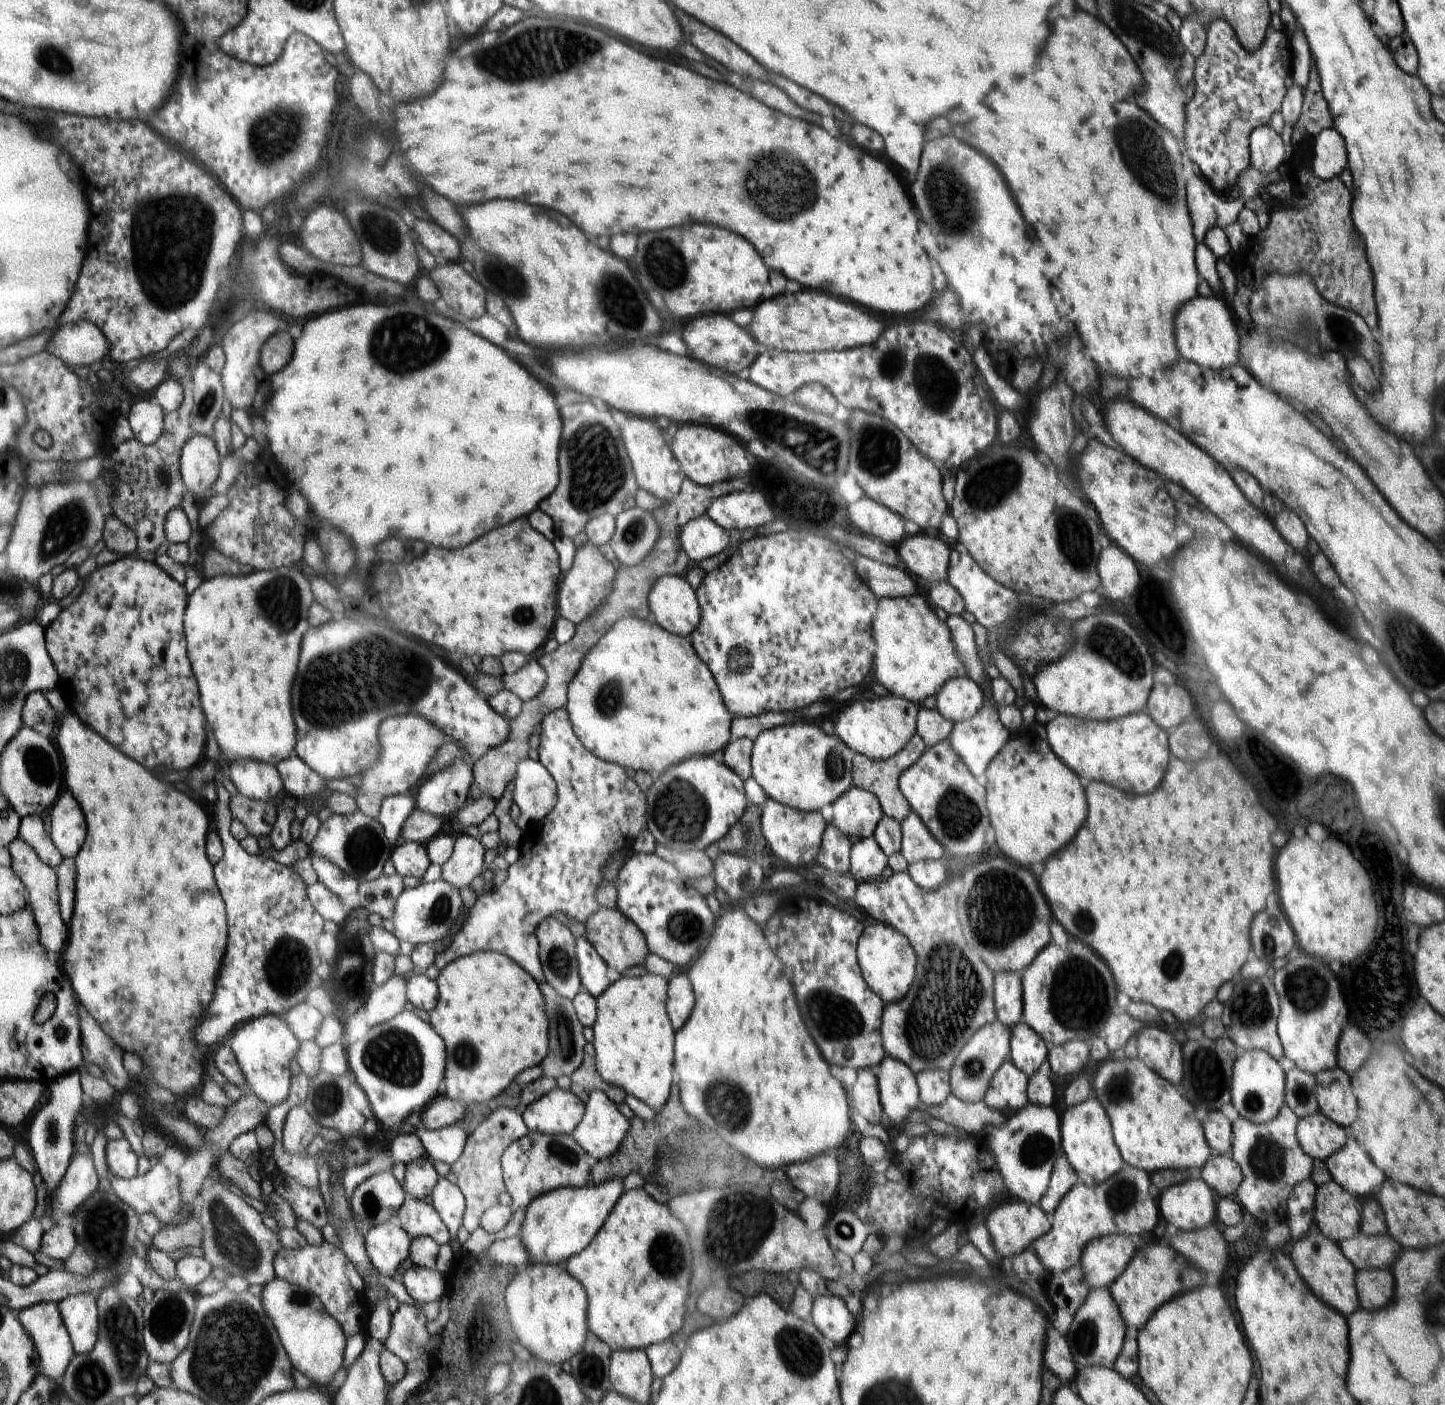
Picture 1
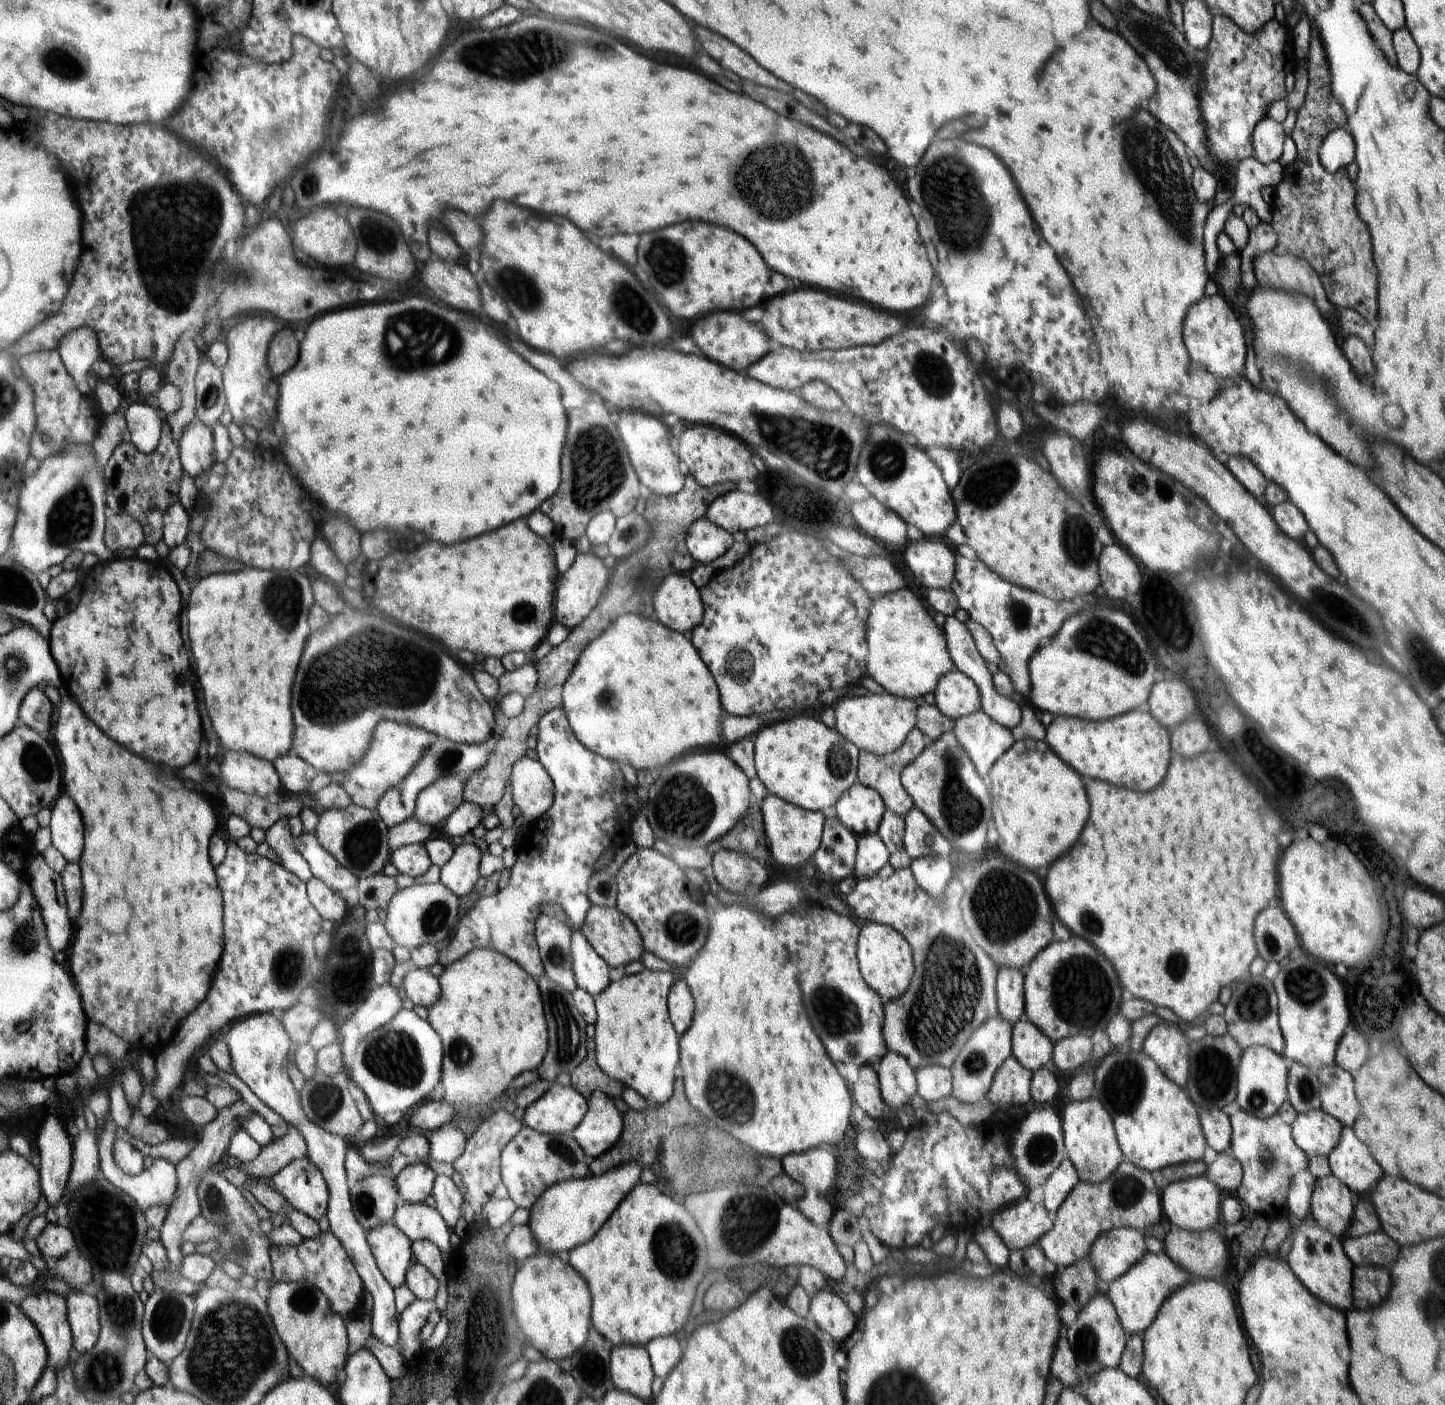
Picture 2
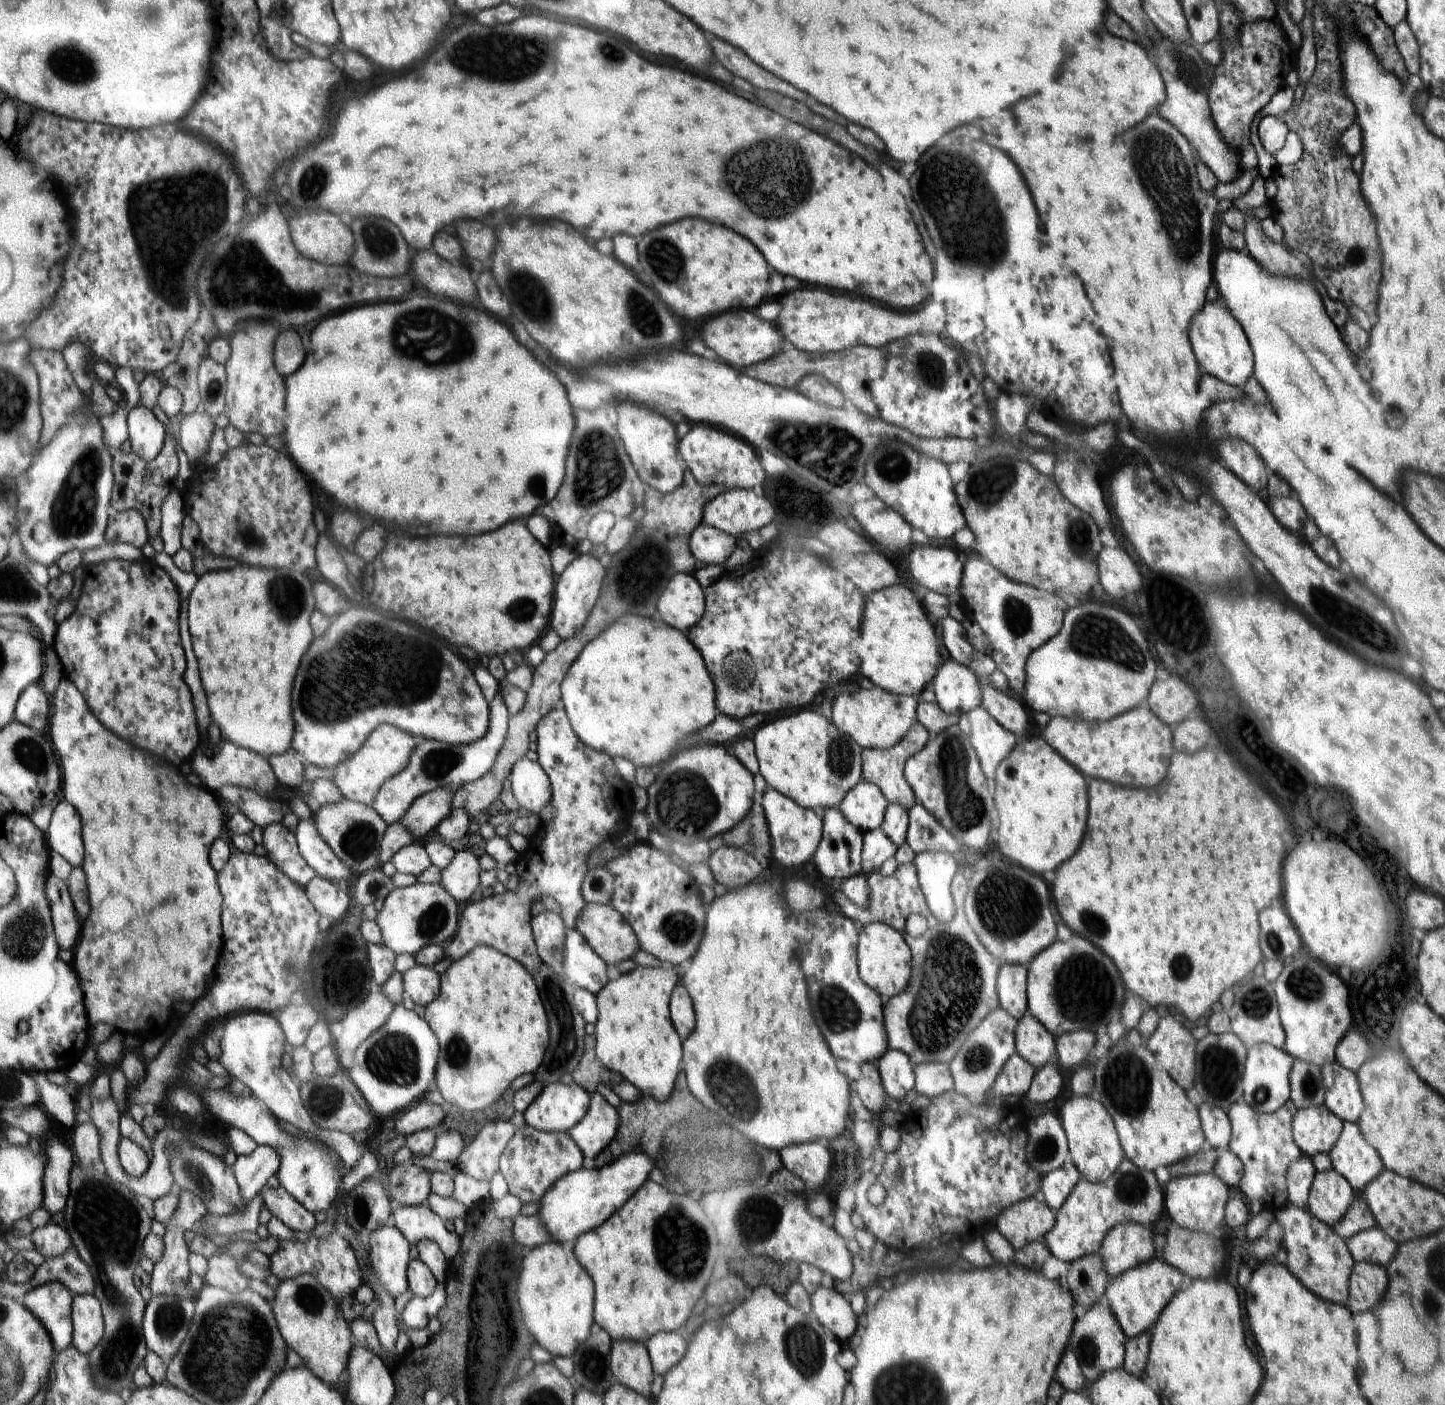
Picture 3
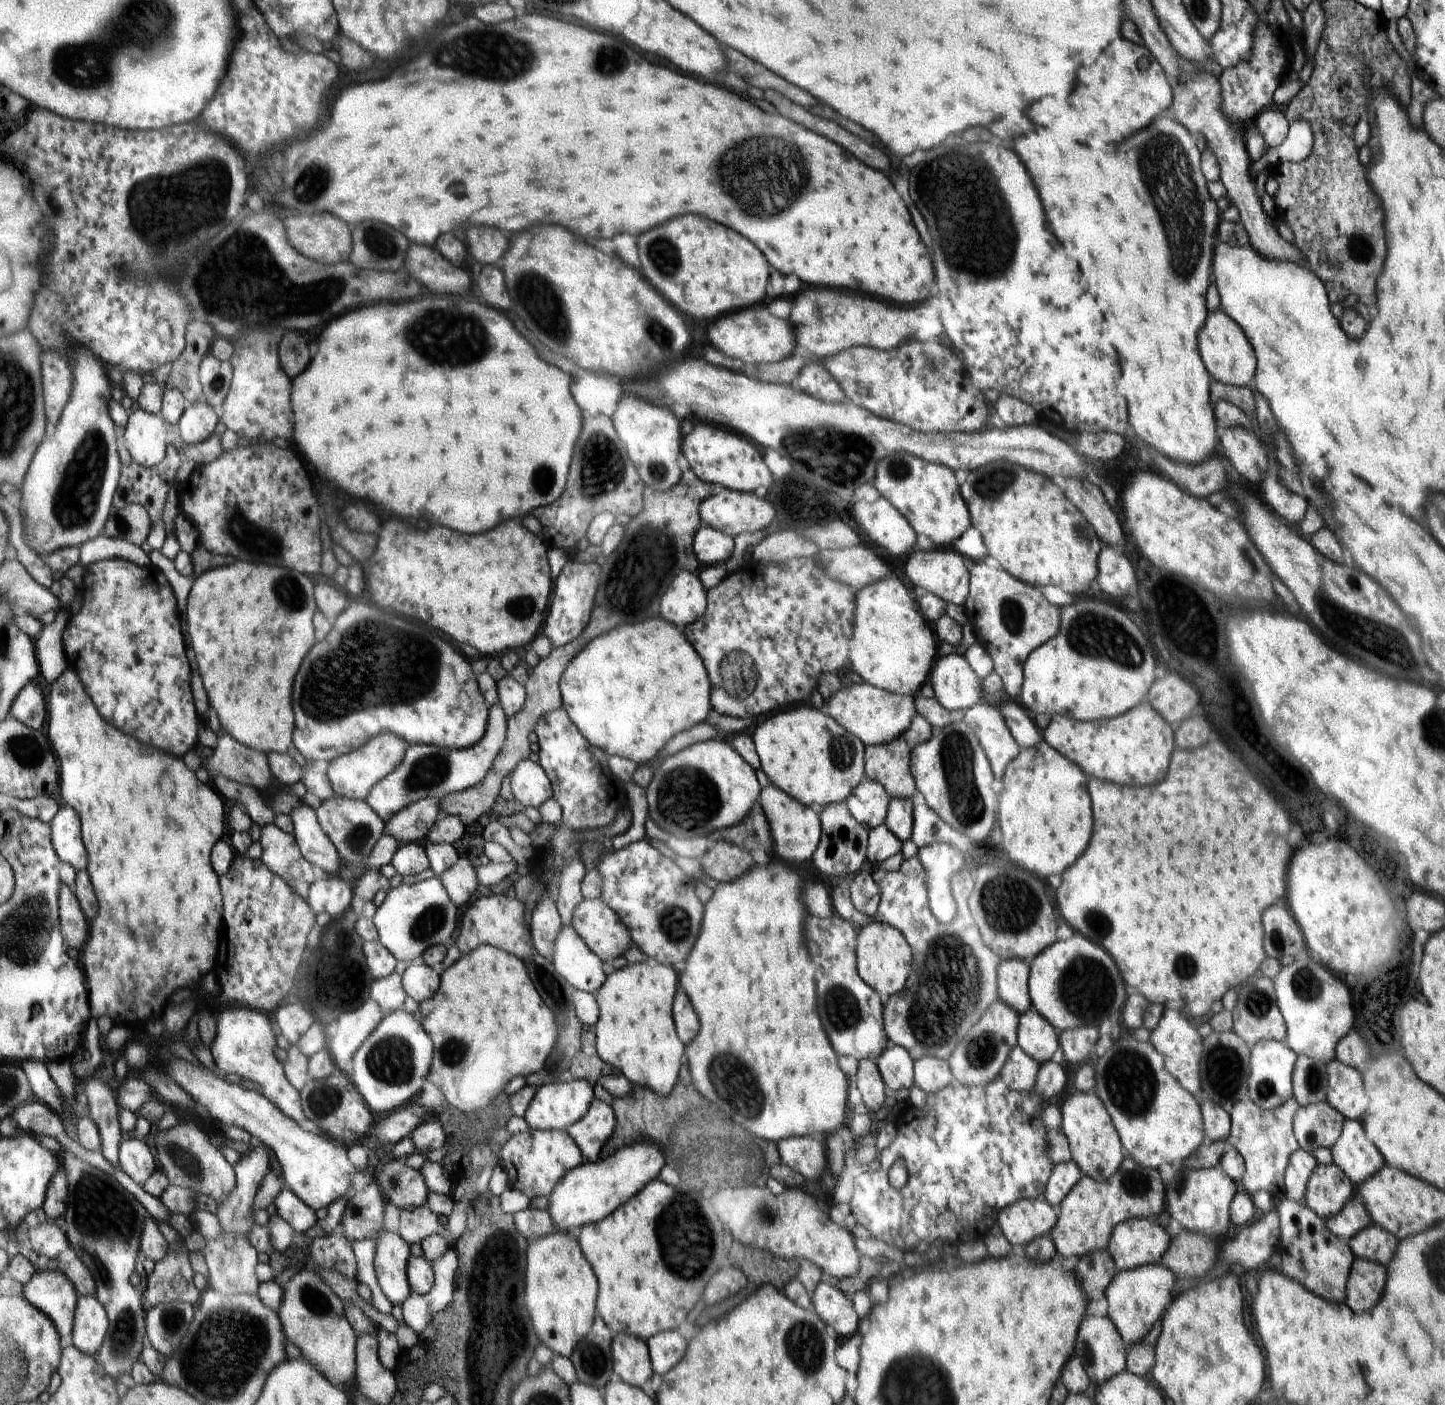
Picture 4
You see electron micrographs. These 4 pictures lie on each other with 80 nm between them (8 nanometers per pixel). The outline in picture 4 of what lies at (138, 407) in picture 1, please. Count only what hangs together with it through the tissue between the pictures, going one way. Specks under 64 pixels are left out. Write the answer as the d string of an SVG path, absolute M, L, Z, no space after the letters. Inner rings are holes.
M134 407L129 411L123 440L130 456L142 466L151 467L165 457L169 425L160 415Z

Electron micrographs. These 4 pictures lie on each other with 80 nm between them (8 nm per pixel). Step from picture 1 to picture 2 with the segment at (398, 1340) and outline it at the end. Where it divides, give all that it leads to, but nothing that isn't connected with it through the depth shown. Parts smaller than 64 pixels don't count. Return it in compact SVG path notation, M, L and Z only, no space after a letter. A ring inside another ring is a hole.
M435 1298L428 1301L416 1299L398 1315L399 1343L403 1346L401 1351L403 1359L418 1354L421 1345L420 1332L427 1324L430 1310L436 1308Z

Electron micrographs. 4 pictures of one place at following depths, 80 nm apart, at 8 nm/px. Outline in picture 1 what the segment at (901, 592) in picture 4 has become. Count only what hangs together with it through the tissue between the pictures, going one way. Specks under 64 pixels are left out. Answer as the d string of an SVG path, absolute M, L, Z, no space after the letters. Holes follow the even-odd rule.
M921 595L881 598L877 608L878 616L873 620L873 635L877 643L877 654L874 655L874 681L887 688L892 695L901 696L916 704L923 703L930 696L936 696L950 679L968 677L965 664L957 653L957 645L953 641L953 633L938 616L928 608Z

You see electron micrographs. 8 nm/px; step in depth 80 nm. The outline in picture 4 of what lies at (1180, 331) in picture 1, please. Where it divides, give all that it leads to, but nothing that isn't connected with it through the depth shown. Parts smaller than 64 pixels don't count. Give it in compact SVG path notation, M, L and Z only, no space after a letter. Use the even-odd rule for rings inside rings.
M1221 308L1208 311L1205 323L1202 325L1202 328L1199 328L1197 334L1197 347L1202 357L1202 362L1212 379L1237 387L1252 385L1252 380L1255 377L1257 369L1256 353L1246 335L1242 332L1242 329Z

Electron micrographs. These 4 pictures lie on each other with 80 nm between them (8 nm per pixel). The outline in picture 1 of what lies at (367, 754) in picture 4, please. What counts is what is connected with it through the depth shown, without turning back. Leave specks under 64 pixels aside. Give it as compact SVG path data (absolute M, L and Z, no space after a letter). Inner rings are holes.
M405 714L399 717L386 718L381 723L377 737L381 743L377 763L360 775L363 782L357 788L361 789L362 794L355 797L359 810L366 816L375 819L380 814L381 803L386 798L390 795L406 794L412 789L412 786L417 787L428 776L427 773L430 772L430 764L432 764L433 758L438 751L441 751L441 746L446 743L446 737L448 738L447 734L440 727L417 714Z

